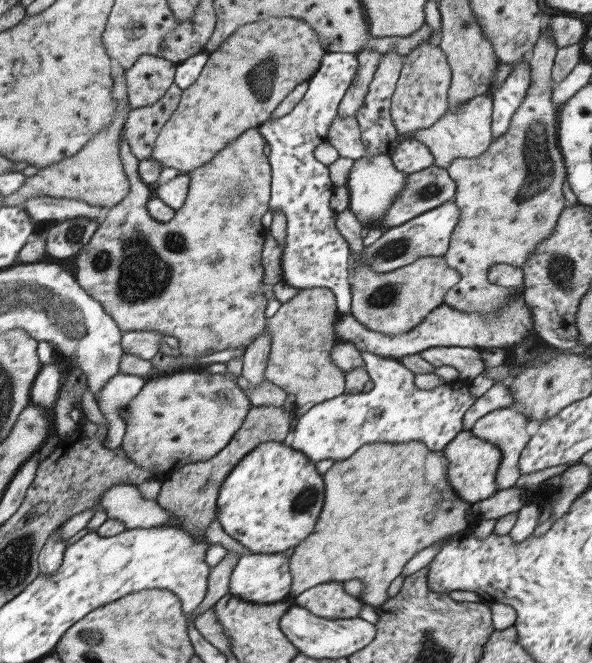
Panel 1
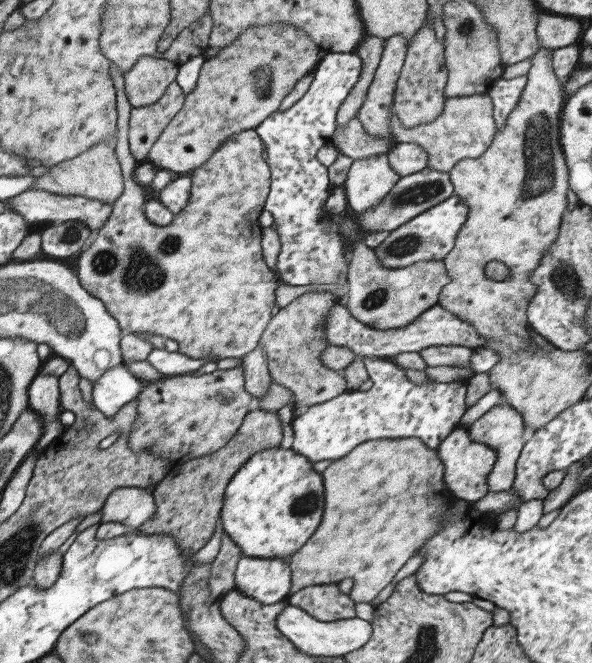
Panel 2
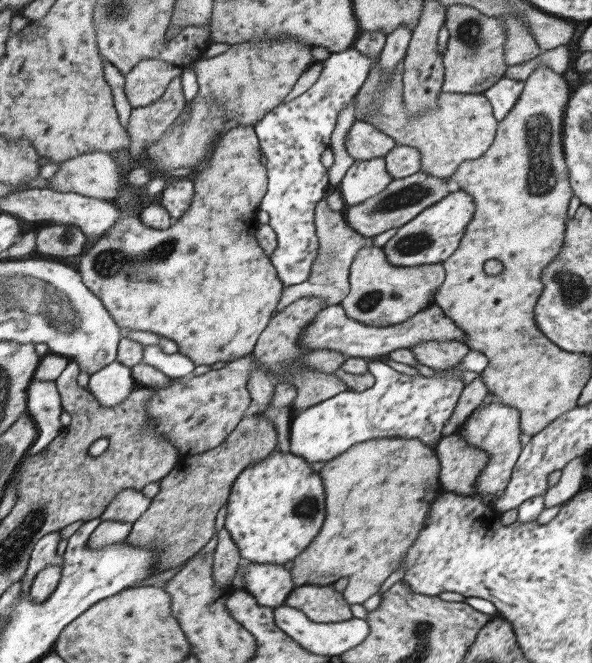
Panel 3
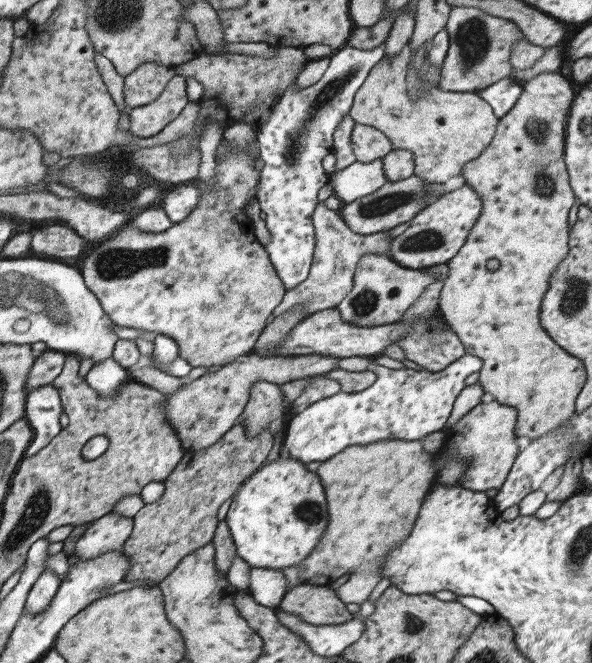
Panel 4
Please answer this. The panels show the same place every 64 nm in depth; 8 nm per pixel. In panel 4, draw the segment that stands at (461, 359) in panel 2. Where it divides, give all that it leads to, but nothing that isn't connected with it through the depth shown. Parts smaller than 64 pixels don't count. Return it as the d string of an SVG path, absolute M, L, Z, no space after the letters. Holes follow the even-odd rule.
M413 326L415 332L409 332L397 342L403 350L405 360L421 366L429 372L441 372L451 362L465 356L465 346L453 330L427 330Z

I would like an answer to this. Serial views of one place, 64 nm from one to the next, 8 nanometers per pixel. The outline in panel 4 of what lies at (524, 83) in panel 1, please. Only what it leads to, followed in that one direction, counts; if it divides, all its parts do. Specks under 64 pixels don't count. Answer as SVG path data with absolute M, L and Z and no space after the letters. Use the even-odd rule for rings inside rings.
M507 76L495 84L491 84L489 88L481 90L481 92L475 92L479 98L483 98L491 108L493 108L493 114L501 120L519 100L523 88L519 86L519 80Z

